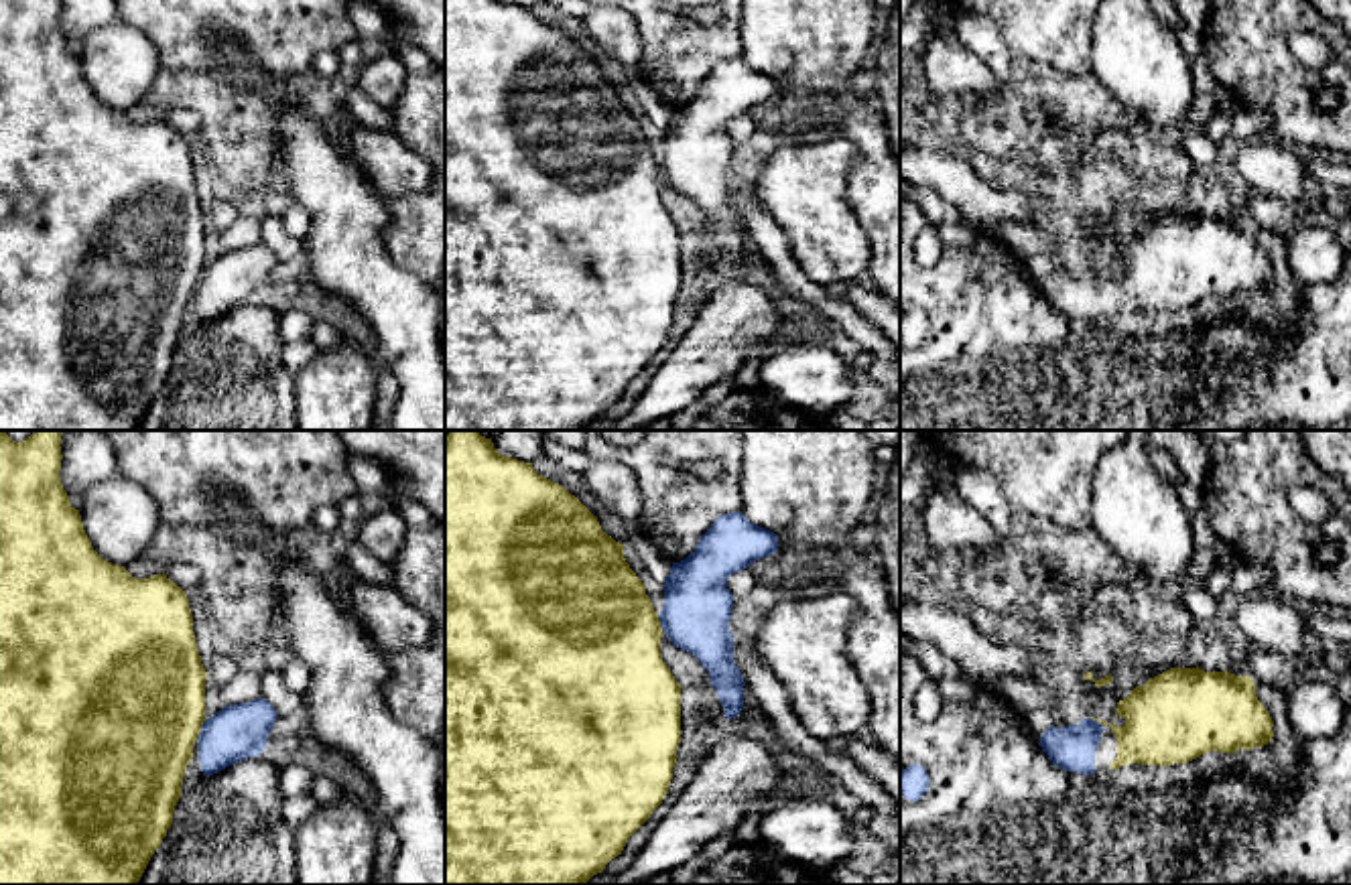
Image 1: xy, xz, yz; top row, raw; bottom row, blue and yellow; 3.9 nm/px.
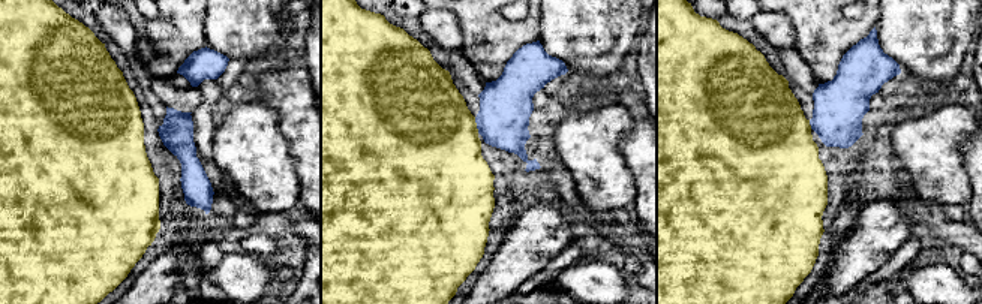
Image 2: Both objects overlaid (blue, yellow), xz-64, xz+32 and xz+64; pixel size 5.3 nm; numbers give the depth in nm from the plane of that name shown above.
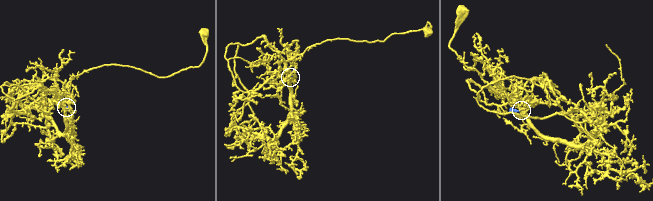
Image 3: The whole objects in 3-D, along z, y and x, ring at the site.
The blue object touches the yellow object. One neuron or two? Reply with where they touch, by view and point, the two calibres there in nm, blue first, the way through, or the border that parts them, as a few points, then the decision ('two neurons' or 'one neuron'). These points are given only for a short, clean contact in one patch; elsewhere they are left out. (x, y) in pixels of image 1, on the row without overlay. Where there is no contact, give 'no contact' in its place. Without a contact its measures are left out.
xz (661, 167) | 280/480 nm | across xz (697, 149), (681, 165), (661, 167), (600, 183) | one neuron

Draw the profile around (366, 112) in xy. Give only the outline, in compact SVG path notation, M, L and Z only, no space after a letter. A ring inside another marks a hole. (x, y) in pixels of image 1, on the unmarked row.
M356 83L349 87L349 93L341 104L341 110L345 110L356 120L356 124L362 124L366 128L394 128L392 112L366 97Z

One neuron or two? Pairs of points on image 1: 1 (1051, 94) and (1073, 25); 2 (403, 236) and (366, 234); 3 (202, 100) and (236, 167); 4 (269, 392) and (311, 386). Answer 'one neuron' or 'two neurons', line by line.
1: two neurons
2: two neurons
3: one neuron
4: two neurons

